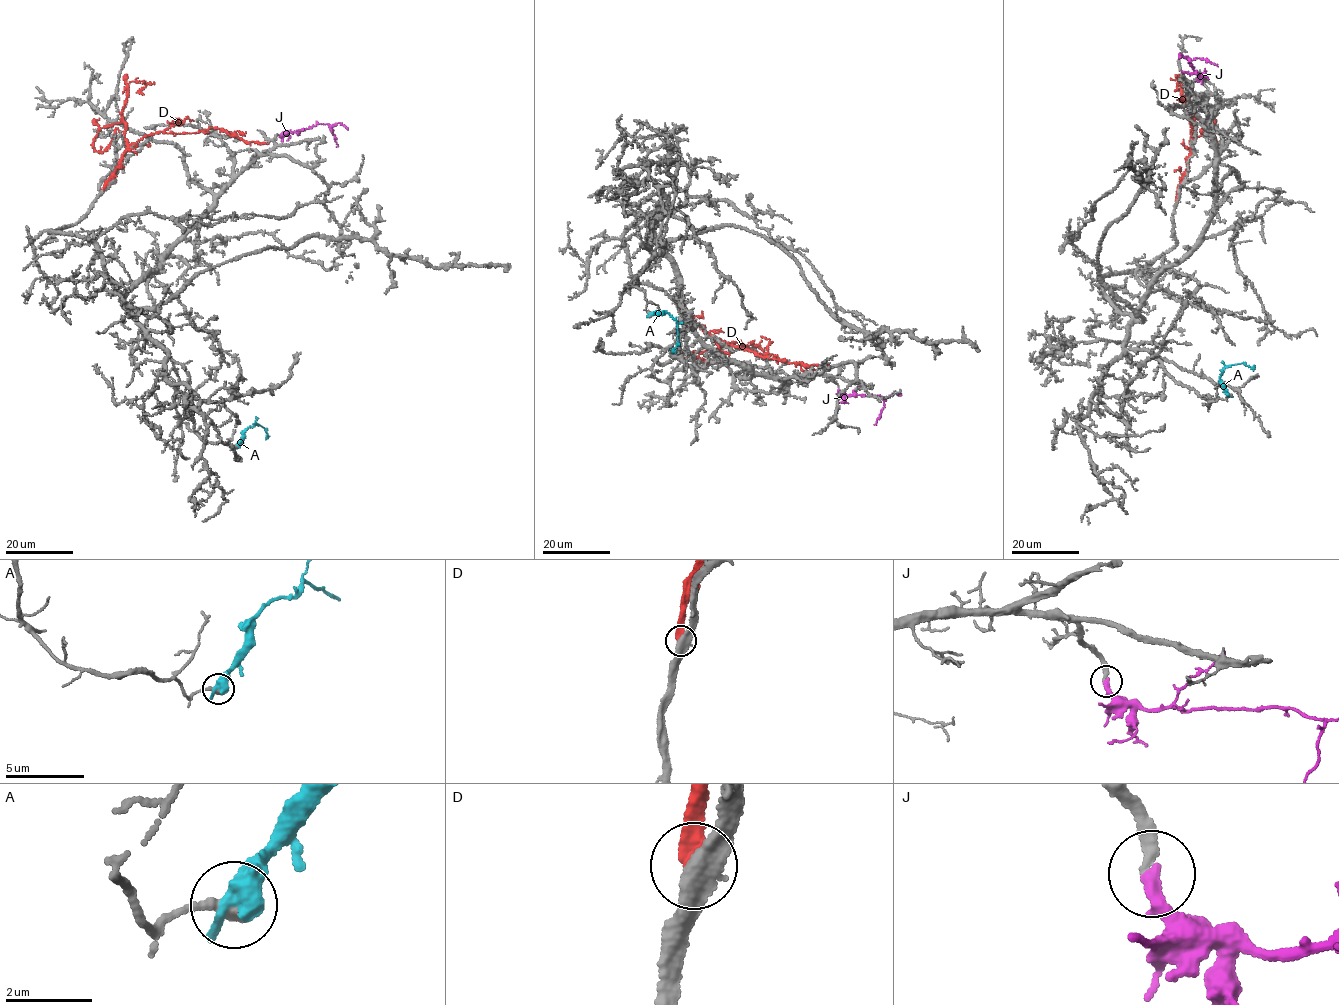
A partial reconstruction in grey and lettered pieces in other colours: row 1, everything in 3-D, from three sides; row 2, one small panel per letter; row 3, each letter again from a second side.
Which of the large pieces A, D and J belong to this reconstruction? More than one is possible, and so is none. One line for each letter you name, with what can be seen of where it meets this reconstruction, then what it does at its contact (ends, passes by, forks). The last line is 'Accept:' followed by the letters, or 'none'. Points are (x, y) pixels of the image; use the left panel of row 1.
J: meets grey at (279, 135); it ends there
Accept: J

